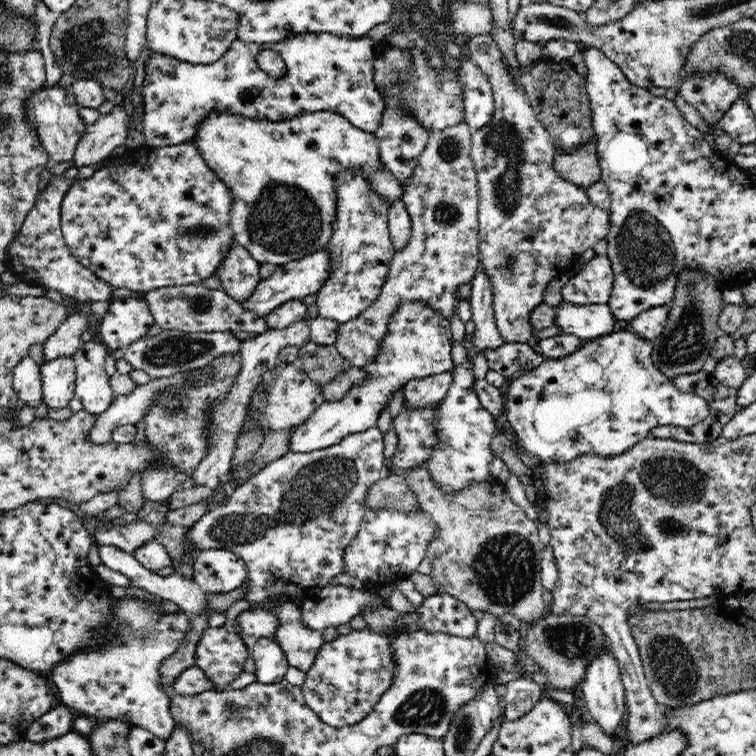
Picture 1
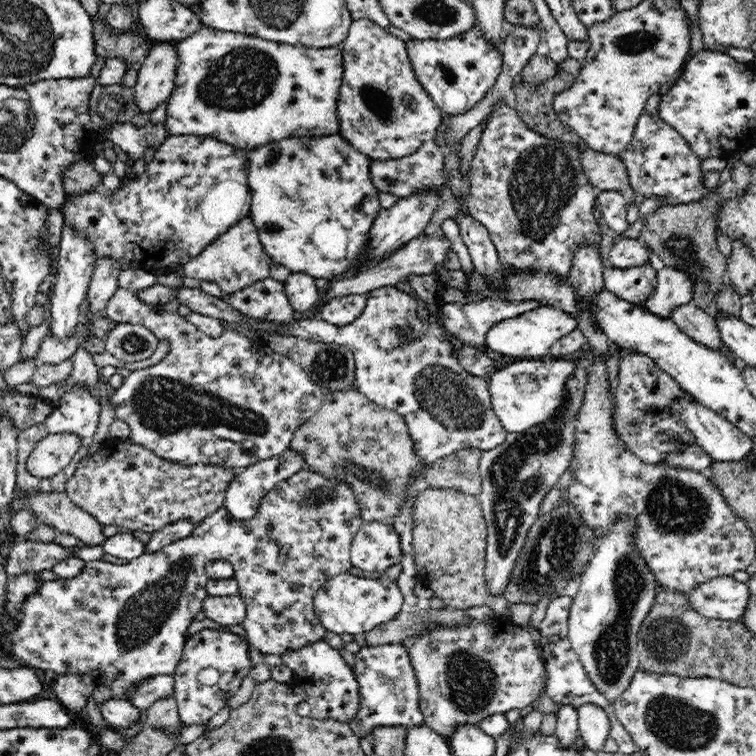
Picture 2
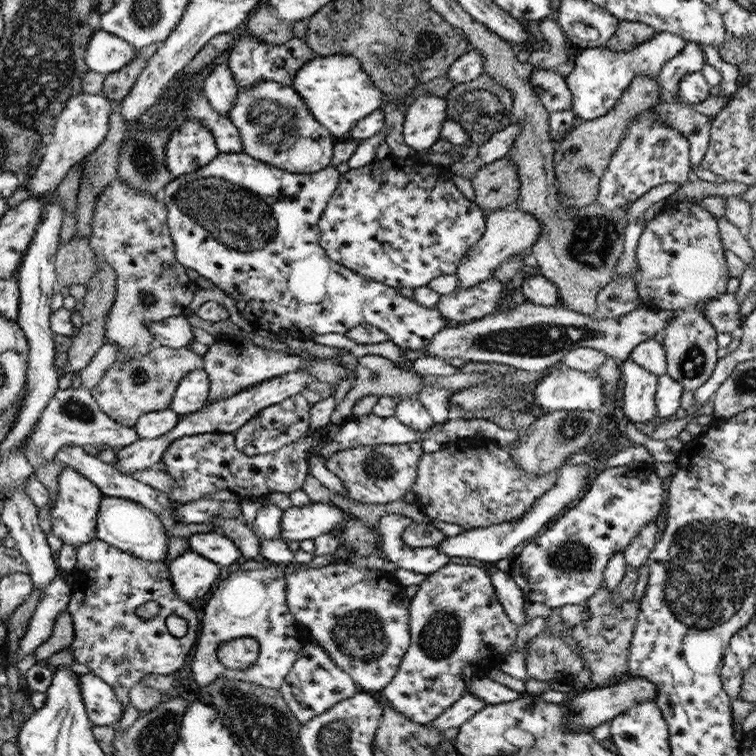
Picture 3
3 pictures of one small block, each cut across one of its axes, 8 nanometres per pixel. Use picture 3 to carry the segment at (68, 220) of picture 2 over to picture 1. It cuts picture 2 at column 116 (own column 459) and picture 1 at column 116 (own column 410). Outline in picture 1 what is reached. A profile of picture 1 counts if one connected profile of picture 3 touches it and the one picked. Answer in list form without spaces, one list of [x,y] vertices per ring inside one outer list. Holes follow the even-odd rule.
[[[192,141],[160,148],[148,145],[143,145],[139,149],[126,147],[124,154],[111,158],[106,166],[100,170],[95,170],[92,176],[72,182],[68,192],[64,193],[64,200],[62,200],[61,231],[72,255],[82,264],[82,267],[90,270],[100,280],[106,281],[112,288],[128,288],[128,290],[137,293],[147,293],[149,290],[162,287],[188,285],[190,283],[201,284],[205,278],[210,278],[215,274],[234,242],[234,231],[230,226],[232,202],[233,199],[228,186],[206,165],[200,155],[199,148]]]

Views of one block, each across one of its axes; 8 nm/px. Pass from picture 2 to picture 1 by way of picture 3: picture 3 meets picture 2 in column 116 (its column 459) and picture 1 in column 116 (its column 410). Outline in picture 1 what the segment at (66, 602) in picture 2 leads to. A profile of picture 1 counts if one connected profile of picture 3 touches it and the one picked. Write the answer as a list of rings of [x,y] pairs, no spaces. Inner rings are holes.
[[[120,598],[112,606],[114,622],[112,631],[118,637],[116,644],[104,642],[96,650],[78,650],[69,654],[64,662],[58,662],[56,668],[48,675],[51,686],[54,686],[57,696],[61,696],[62,702],[69,709],[86,712],[98,718],[109,720],[121,720],[152,732],[157,738],[168,740],[174,732],[175,722],[170,713],[170,693],[161,684],[160,668],[178,651],[186,639],[190,629],[191,618],[188,614],[159,614],[156,601],[140,600],[140,598]]]

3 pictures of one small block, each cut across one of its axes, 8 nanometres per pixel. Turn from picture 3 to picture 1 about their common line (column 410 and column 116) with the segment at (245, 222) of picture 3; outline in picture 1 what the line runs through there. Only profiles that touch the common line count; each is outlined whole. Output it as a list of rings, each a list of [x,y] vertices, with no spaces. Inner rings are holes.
[[[144,297],[113,299],[101,319],[99,336],[109,351],[123,350],[132,342],[145,337],[155,324]]]

